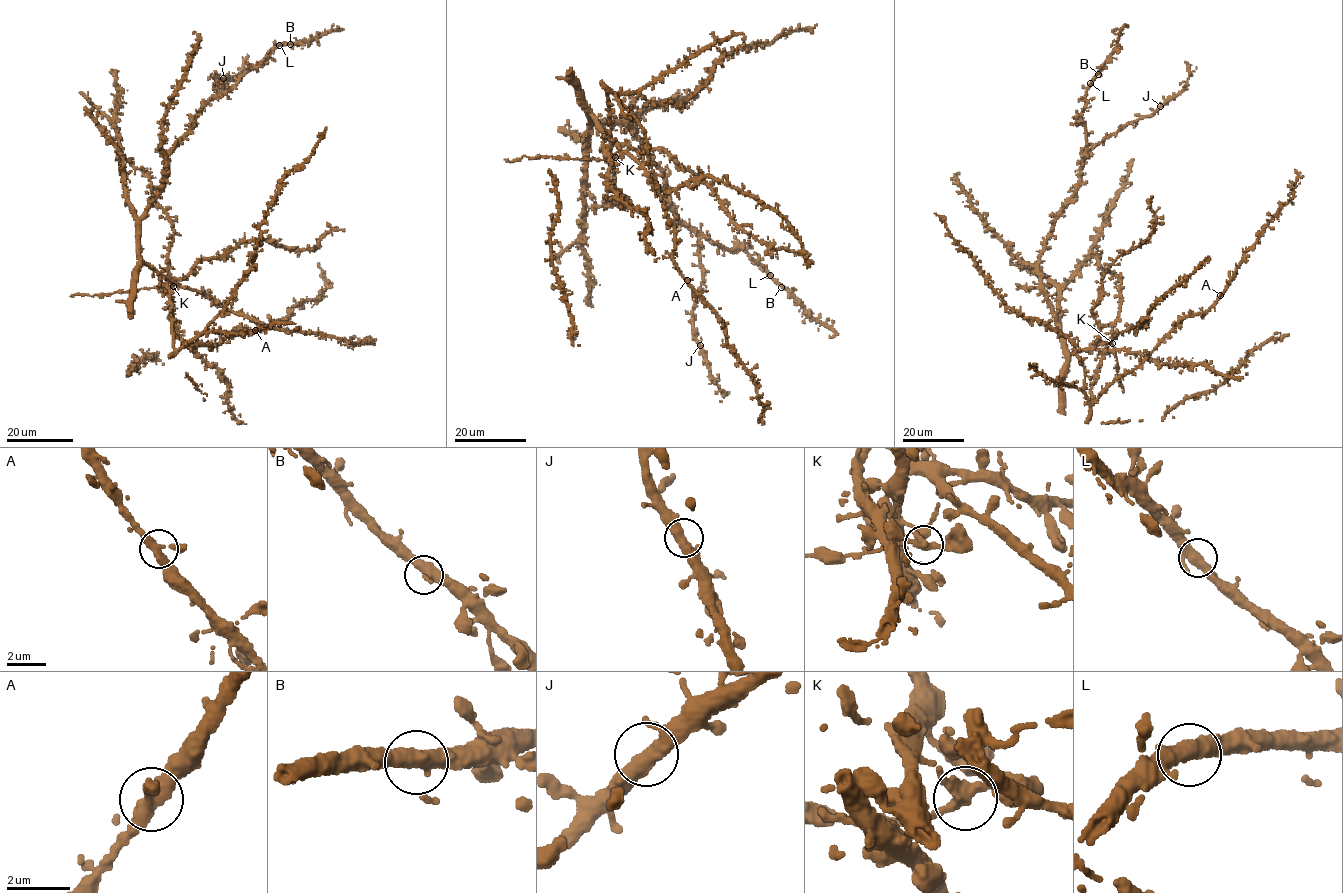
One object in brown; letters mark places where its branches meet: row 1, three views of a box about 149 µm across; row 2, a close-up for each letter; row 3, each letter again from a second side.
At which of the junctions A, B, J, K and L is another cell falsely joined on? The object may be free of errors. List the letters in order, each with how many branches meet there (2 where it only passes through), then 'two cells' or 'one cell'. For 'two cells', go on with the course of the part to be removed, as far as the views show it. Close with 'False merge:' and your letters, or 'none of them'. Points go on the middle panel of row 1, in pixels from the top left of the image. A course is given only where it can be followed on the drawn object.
A: 3 | one cell
B: 3 | one cell
J: 3 | one cell
K: 3 | two cells | (615, 157), (584, 160), (527, 156), (509, 162), (504, 158)
L: 3 | one cell
False merge: K

